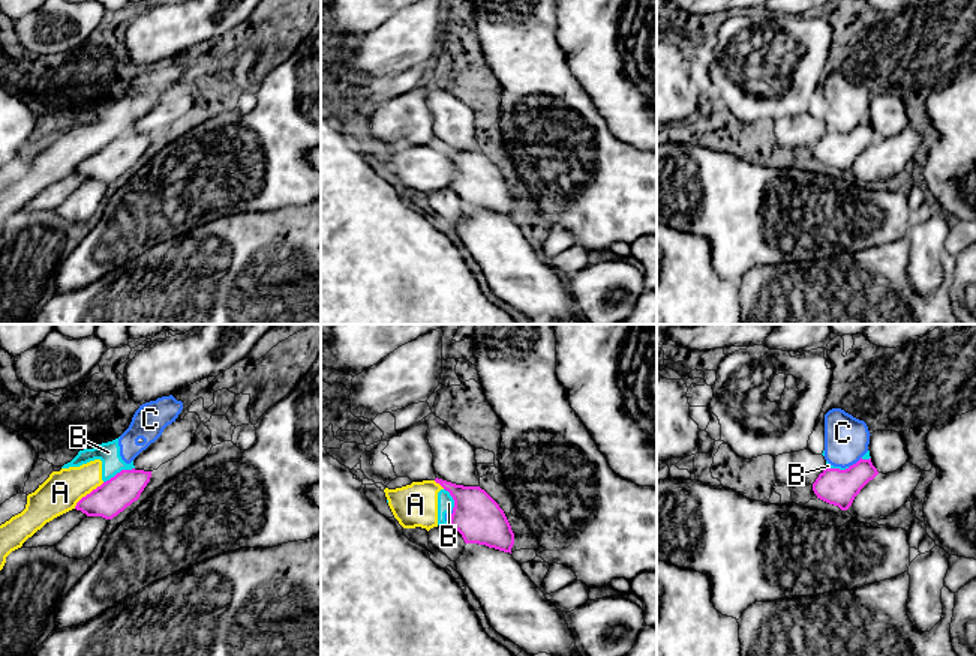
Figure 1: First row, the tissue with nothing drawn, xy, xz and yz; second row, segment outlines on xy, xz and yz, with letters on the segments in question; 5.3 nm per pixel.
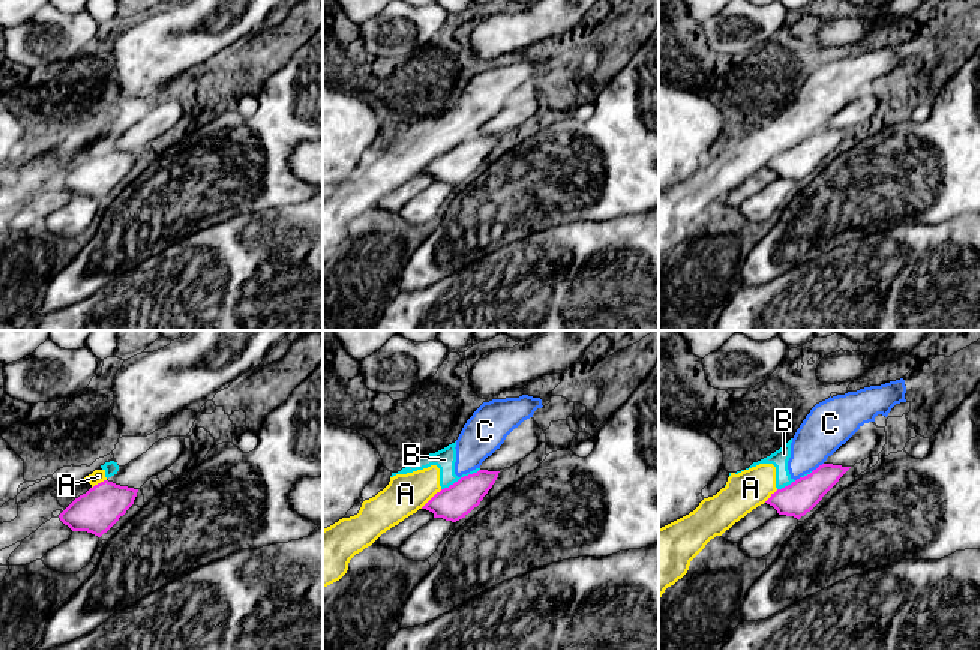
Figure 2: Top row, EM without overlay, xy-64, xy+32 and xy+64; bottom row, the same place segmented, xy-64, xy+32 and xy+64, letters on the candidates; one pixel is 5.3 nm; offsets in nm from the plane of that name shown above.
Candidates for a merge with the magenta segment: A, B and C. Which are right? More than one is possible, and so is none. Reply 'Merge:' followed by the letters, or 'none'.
Merge: none

